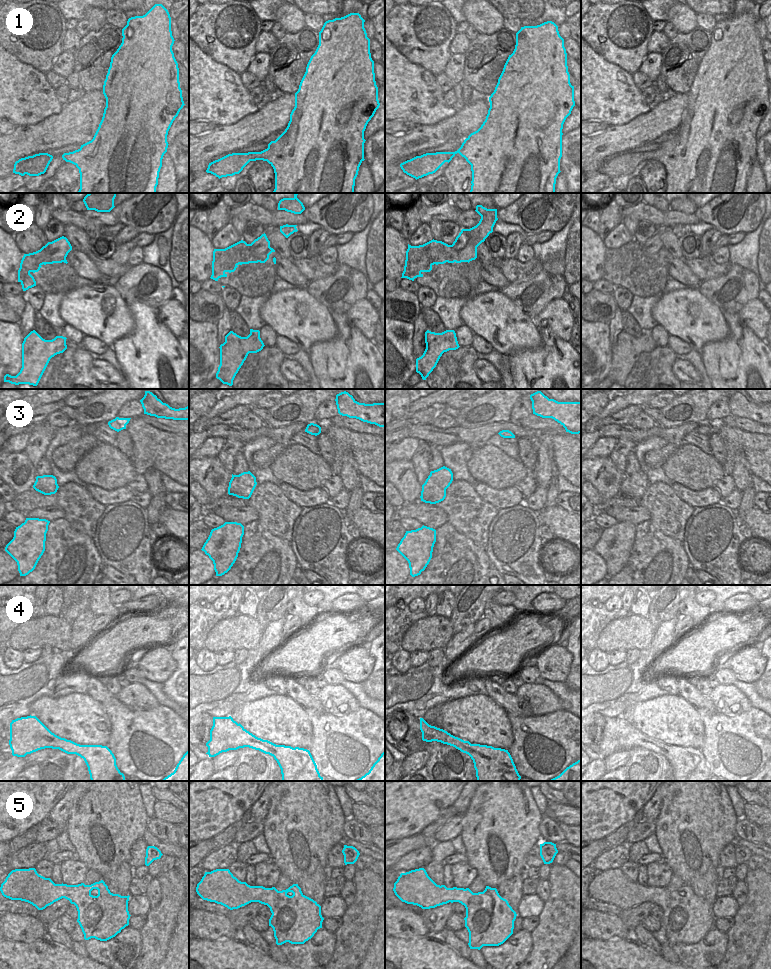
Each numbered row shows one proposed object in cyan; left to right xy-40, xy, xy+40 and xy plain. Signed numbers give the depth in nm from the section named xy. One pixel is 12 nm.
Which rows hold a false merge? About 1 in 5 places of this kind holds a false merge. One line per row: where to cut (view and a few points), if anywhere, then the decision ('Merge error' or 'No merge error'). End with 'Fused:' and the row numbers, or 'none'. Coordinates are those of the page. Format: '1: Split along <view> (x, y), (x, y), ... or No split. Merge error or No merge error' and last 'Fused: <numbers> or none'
1: No split. No merge error
2: Split along xy+40 (467, 229), (468, 243), (463, 248), (454, 250). Merge error
3: No split. No merge error
4: No split. No merge error
5: No split. No merge error
Fused: 2.

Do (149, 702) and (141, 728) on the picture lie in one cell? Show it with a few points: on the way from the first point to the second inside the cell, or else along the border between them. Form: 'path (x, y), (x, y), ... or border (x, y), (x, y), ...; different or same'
border (124, 704), (137, 710), (151, 710), (159, 705); different

